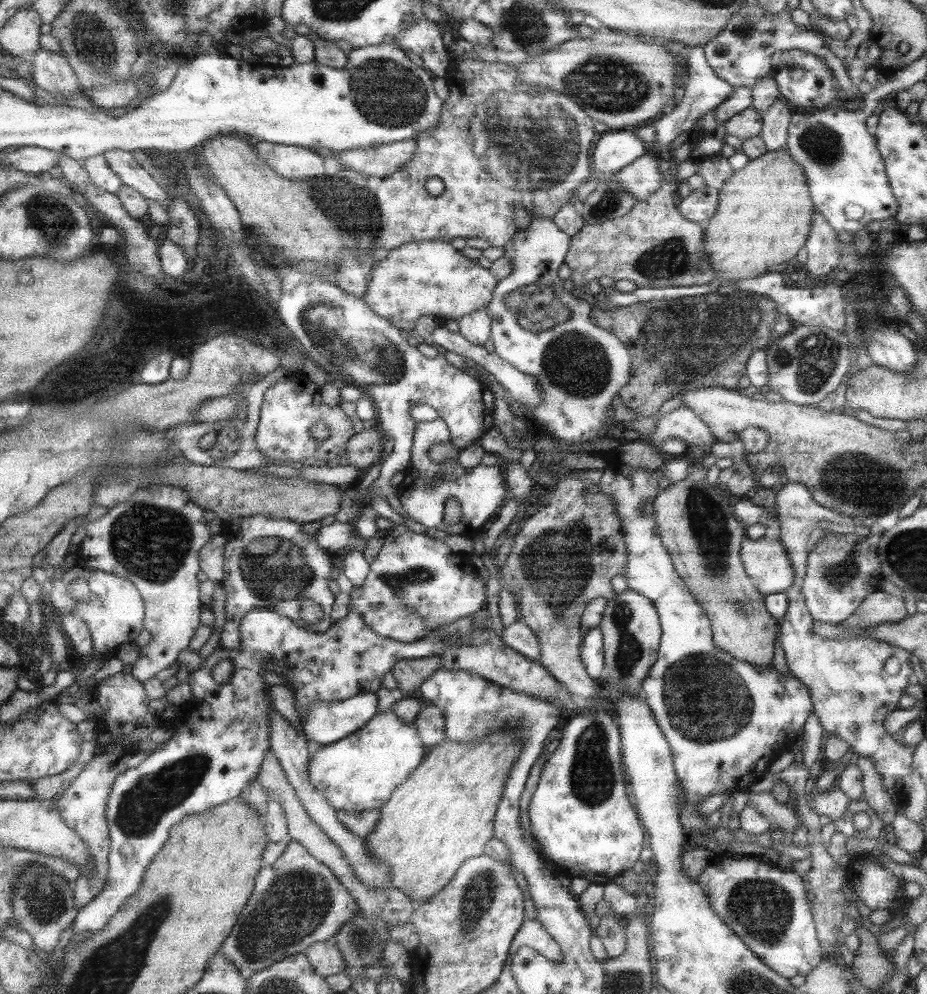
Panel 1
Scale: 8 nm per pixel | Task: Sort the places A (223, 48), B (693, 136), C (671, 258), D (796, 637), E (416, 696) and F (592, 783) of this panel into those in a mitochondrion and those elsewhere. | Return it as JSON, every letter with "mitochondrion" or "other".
{"A":"other","B":"other","C":"mitochondrion","D":"other","E":"other","F":"mitochondrion"}

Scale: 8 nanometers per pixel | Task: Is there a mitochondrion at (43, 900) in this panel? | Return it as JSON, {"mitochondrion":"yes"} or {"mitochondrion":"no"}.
{"mitochondrion":"yes"}

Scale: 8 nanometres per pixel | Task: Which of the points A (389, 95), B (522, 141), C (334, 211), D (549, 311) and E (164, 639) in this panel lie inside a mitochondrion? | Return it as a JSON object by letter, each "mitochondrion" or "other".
{"A":"mitochondrion","B":"mitochondrion","C":"mitochondrion","D":"mitochondrion","E":"other"}

